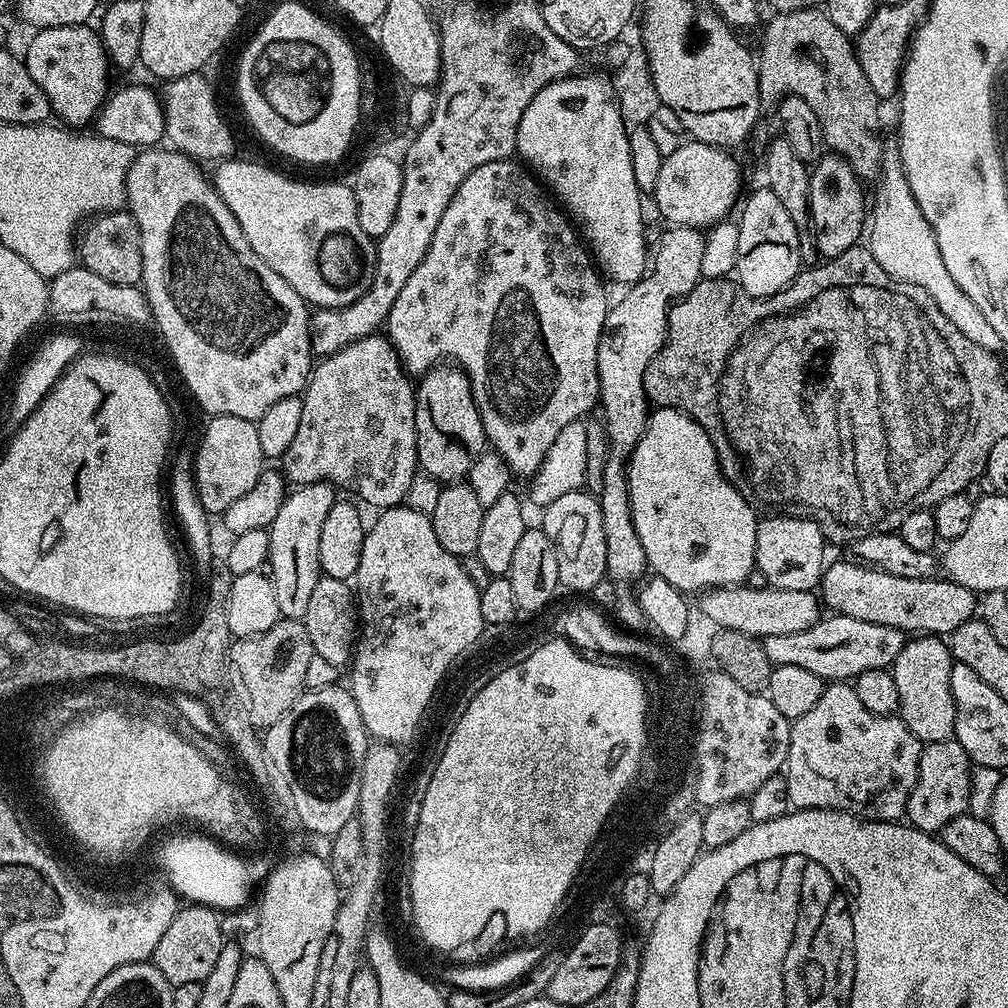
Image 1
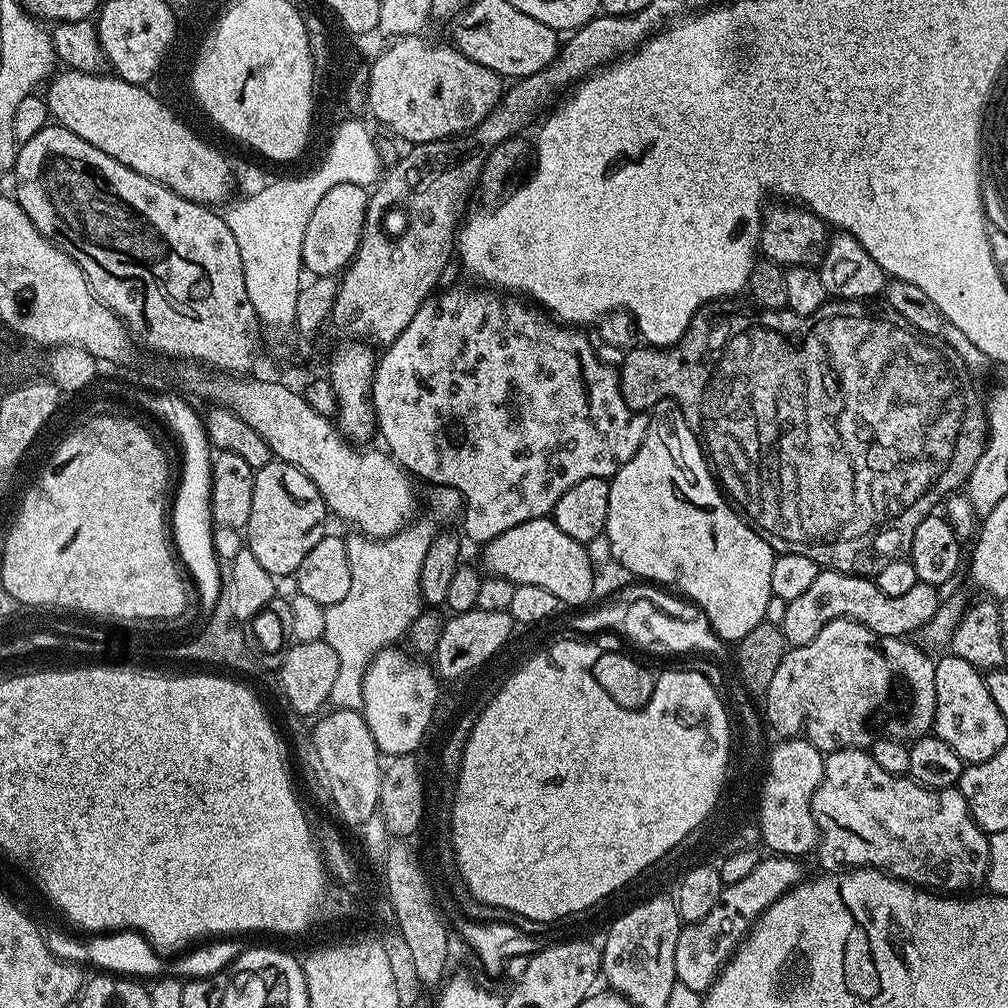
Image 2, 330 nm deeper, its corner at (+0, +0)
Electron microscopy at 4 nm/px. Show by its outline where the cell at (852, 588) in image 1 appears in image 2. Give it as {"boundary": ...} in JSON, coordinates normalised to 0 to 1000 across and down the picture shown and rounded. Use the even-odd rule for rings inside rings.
{"boundary":[[[814,565],[812,573],[793,591],[782,596],[780,613],[776,620],[778,634],[785,642],[800,641],[815,621],[824,615],[843,614],[858,619],[873,631],[904,632],[904,627],[920,624],[921,619],[931,609],[935,598],[930,580],[910,578],[900,589],[892,593],[883,593],[871,585],[868,574],[851,571],[842,566],[826,567]]]}

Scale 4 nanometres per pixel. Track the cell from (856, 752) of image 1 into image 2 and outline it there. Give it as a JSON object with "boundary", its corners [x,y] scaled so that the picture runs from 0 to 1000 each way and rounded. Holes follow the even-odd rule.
{"boundary":[[[836,742],[835,744],[831,744],[830,746],[822,746],[818,749],[817,752],[817,767],[815,768],[815,776],[806,789],[806,807],[808,808],[808,815],[810,816],[812,822],[812,846],[813,845],[813,857],[814,862],[817,863],[844,863],[846,861],[871,861],[875,865],[881,866],[882,869],[890,869],[892,873],[898,873],[901,877],[907,877],[910,881],[919,881],[922,883],[928,883],[933,887],[960,887],[965,883],[971,882],[968,881],[977,876],[980,872],[980,856],[982,855],[982,839],[980,838],[980,830],[981,826],[975,825],[971,819],[966,815],[966,812],[962,808],[962,800],[958,800],[958,792],[954,792],[954,788],[952,787],[951,781],[946,782],[920,782],[919,780],[915,780],[911,775],[902,772],[900,769],[896,770],[888,770],[887,768],[883,768],[879,764],[875,764],[875,760],[871,760],[871,756],[867,756],[867,752],[865,751],[864,745],[855,743],[855,742]]]}

